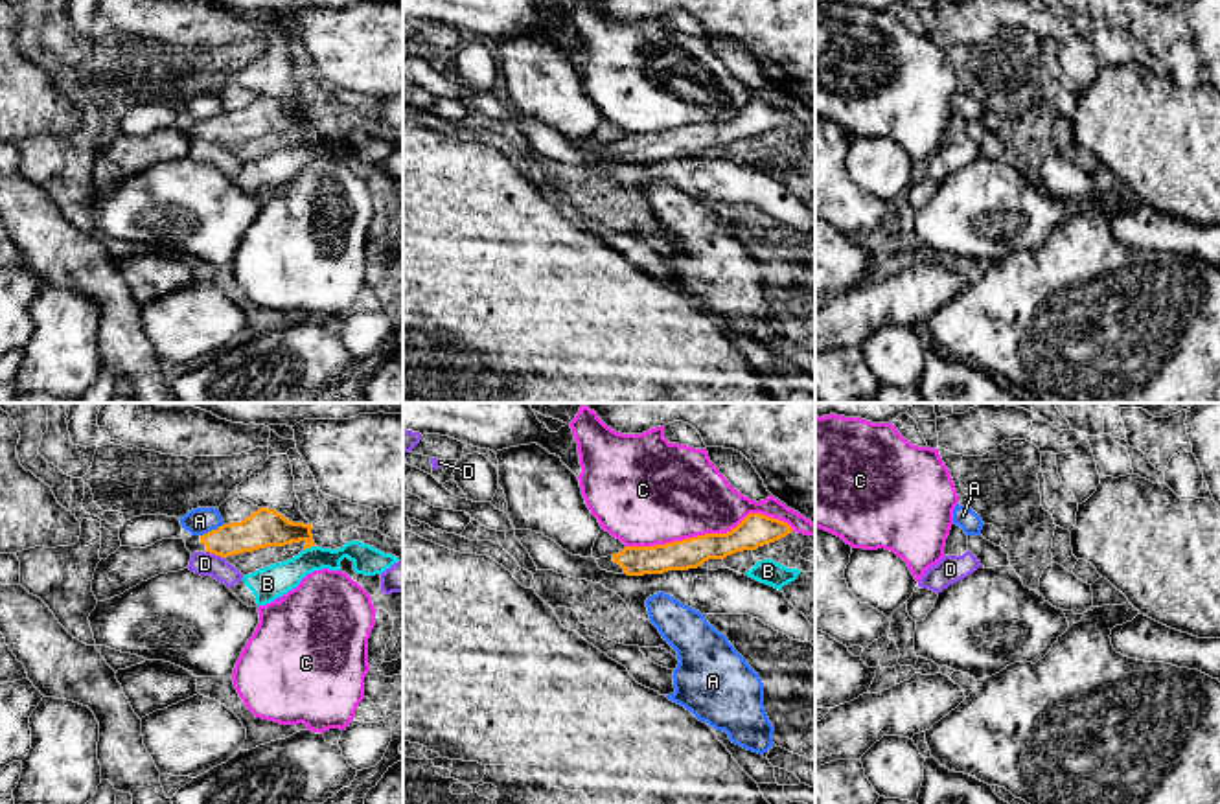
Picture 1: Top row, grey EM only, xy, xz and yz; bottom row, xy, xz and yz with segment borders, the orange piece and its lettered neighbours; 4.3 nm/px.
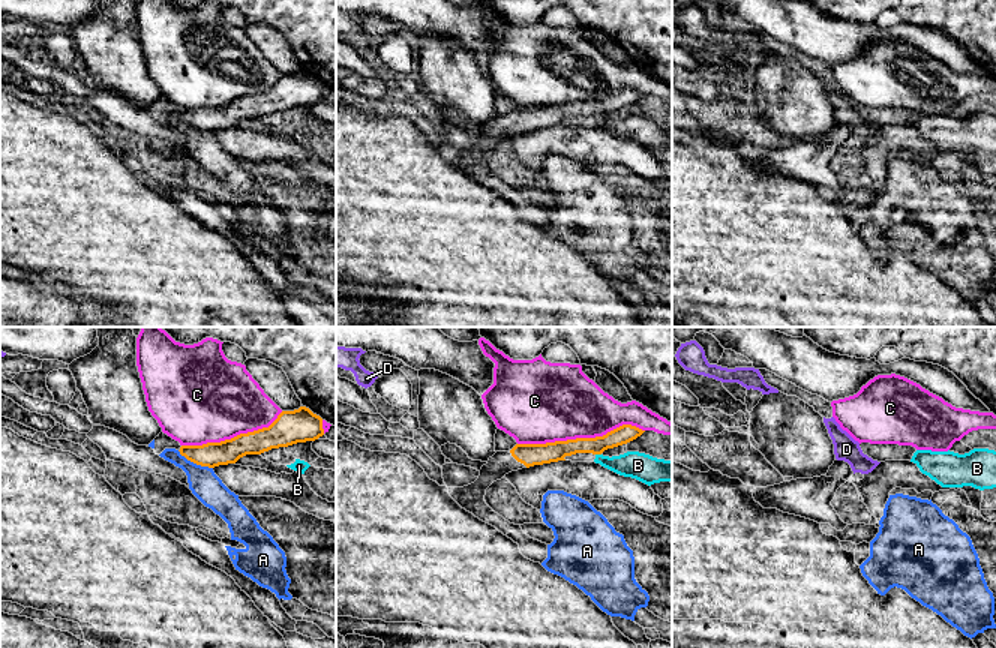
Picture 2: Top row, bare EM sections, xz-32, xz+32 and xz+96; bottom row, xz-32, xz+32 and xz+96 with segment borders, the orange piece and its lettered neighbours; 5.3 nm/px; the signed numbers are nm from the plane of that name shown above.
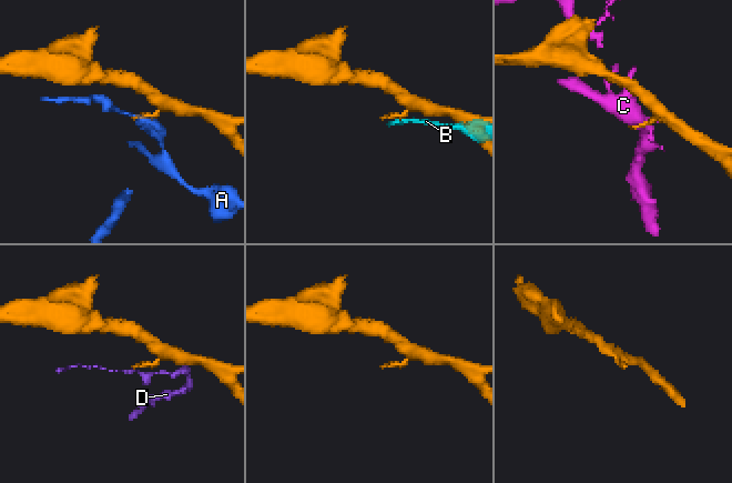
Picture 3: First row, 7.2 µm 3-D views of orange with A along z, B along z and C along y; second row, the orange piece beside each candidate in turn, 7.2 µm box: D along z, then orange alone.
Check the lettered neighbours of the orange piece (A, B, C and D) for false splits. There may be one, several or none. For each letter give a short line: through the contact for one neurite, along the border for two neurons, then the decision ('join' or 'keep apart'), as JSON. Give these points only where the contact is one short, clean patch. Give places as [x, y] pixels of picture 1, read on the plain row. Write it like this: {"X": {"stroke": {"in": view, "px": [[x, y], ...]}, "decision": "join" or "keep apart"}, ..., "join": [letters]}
{"A": {"stroke": {"in": "xy", "px": [[223, 111], [201, 124]]}, "decision": "keep apart"}, "B": {"decision": "keep apart"}, "C": {"decision": "keep apart"}, "D": {"decision": "keep apart"}, "join": []}

